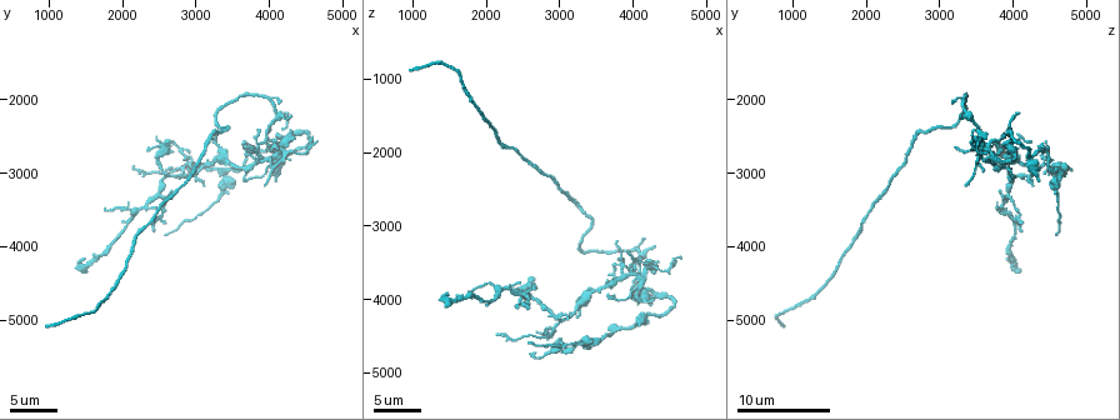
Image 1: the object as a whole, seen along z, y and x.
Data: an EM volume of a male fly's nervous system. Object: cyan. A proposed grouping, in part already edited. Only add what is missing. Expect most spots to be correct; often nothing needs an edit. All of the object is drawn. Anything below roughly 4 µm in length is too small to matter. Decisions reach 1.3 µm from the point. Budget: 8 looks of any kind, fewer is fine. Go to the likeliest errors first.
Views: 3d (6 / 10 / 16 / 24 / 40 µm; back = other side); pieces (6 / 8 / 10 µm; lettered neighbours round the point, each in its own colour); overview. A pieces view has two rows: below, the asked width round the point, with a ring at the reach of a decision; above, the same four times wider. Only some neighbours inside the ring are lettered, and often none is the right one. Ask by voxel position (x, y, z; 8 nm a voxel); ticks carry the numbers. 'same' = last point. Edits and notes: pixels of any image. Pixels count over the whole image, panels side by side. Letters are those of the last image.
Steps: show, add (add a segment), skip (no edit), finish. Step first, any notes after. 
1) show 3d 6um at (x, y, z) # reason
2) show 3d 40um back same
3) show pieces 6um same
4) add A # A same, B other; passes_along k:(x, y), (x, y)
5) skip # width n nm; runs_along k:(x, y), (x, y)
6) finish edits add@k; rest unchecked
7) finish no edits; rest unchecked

show 3d 10um at (1000, 5100, 900)

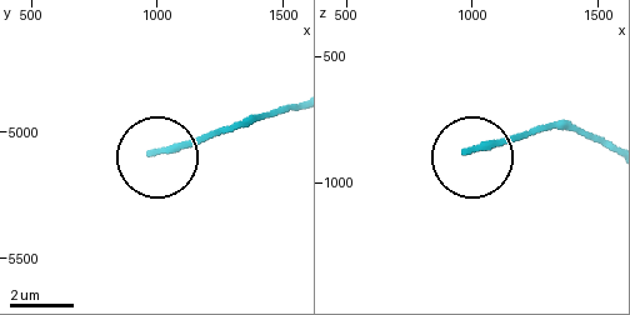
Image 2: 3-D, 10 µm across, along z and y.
show pieces 8um at (980, 5080, 880) # what lies round it

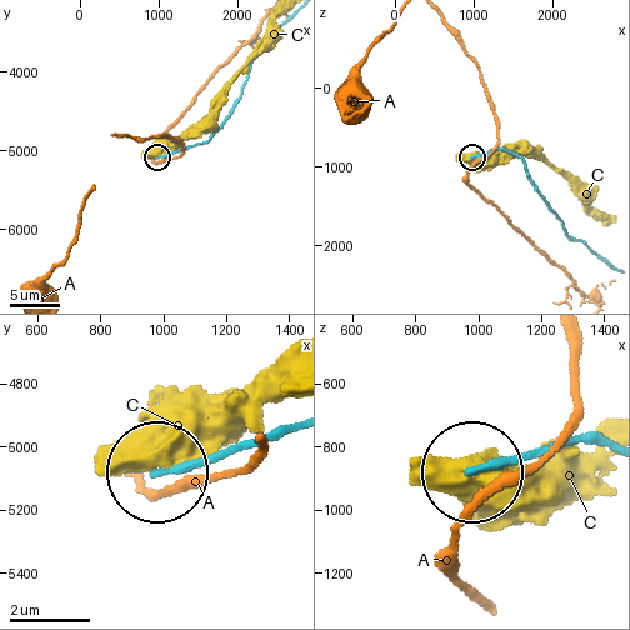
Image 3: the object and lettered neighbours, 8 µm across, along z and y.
skip # width 170 nm; A other, C other; runs_along 3:(289, 430), (161, 474); none of them fits

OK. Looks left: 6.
show 3d 10um at (4250, 2450, 3500) # free end

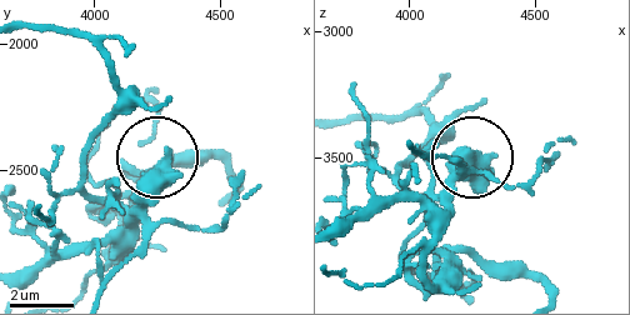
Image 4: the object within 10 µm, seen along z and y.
show pieces 6um same

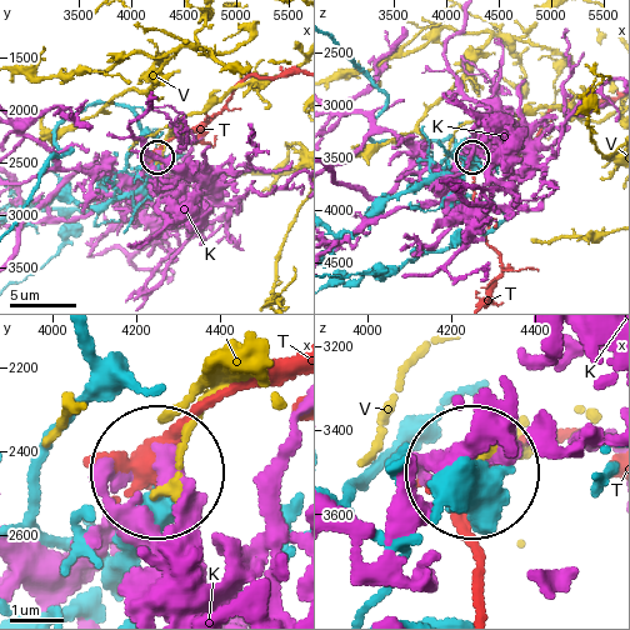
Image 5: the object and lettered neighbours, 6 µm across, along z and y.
skip # K other, T other, V other; runs_along 5:(84, 341), (34, 476), (48, 530), (115, 553), (169, 468); no lettered segment goes on from it

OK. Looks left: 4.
show pieces 6um at (2600, 3850, 4550) # end of a long branch

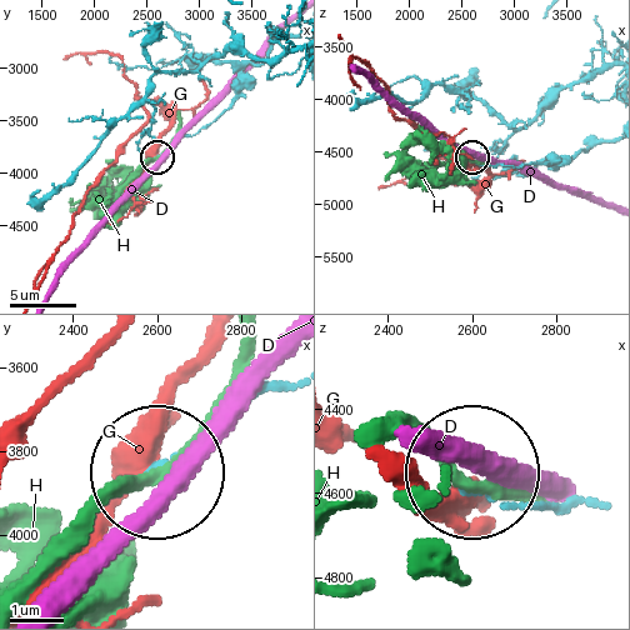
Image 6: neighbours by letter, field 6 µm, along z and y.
skip # D other, G other, H other; runs_along 6:(559, 503), (483, 494); none of them fits

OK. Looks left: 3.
show 3d 10um at (3250, 2600, 4200) # thin end

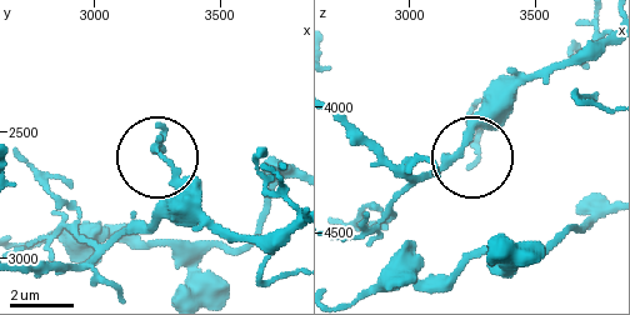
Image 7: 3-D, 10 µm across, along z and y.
show pieces 6um same

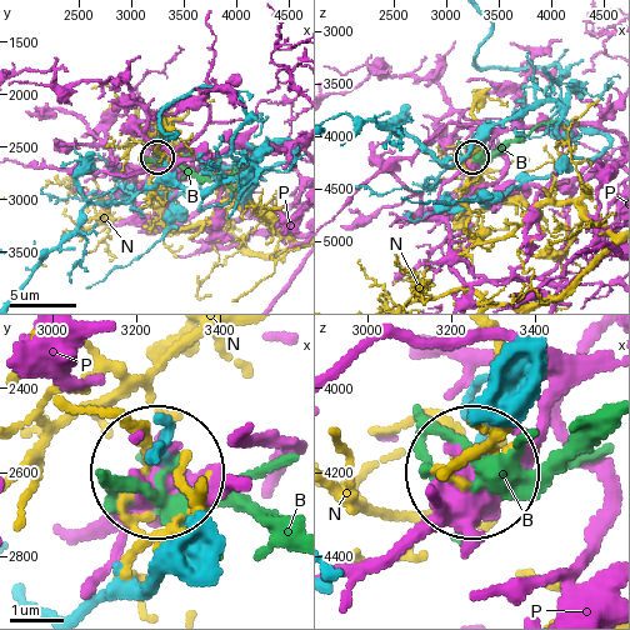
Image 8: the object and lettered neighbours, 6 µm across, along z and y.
skip # B other, N other, P other; none of them fits

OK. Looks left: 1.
finish no edits; rest unchecked

